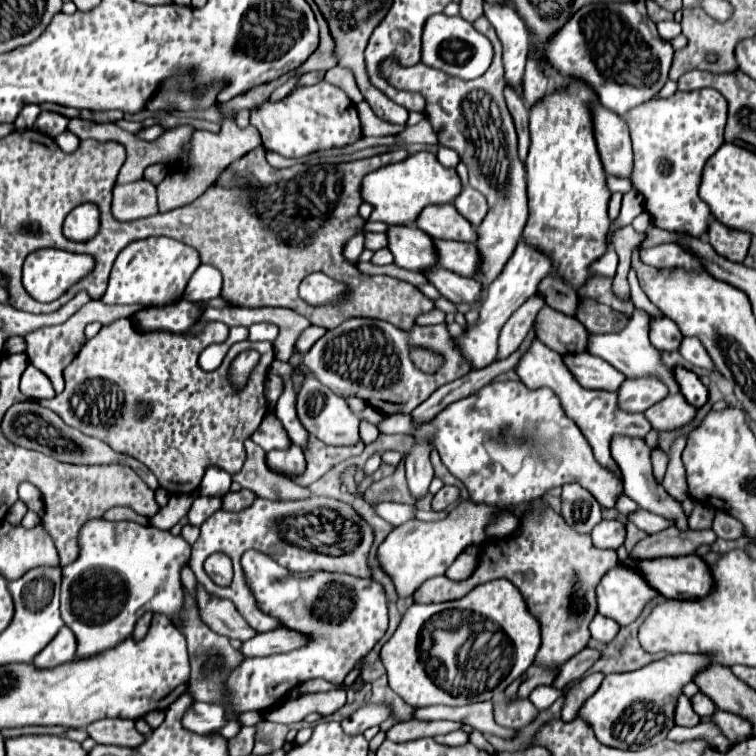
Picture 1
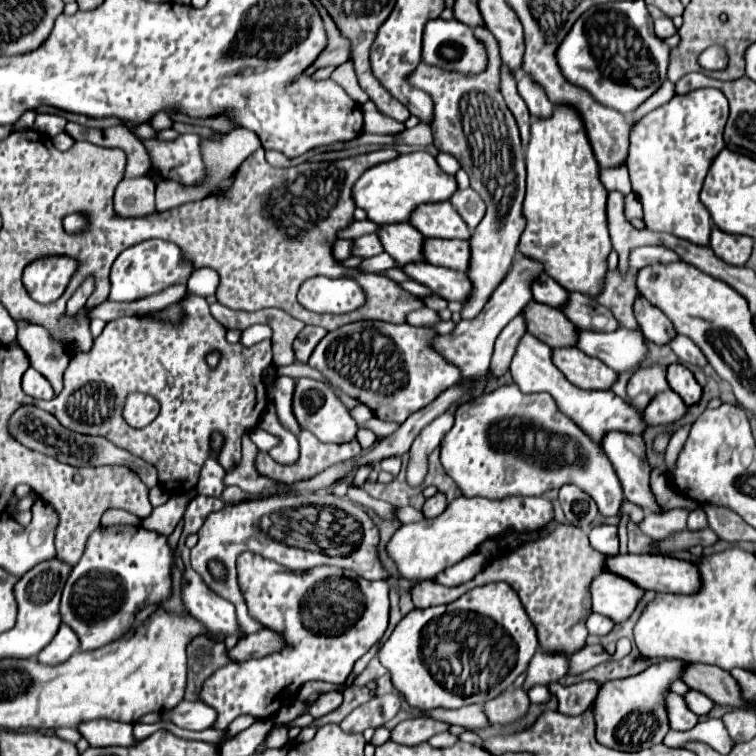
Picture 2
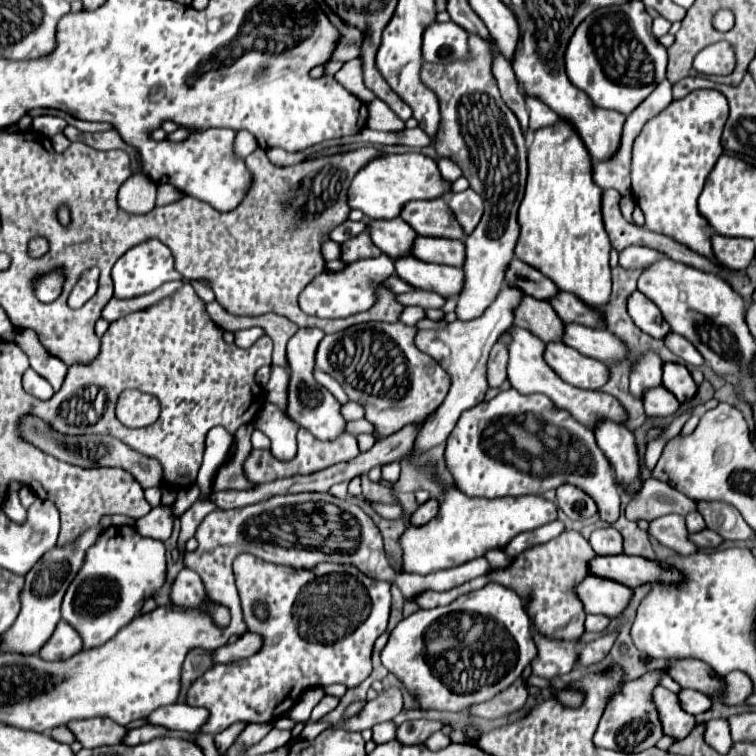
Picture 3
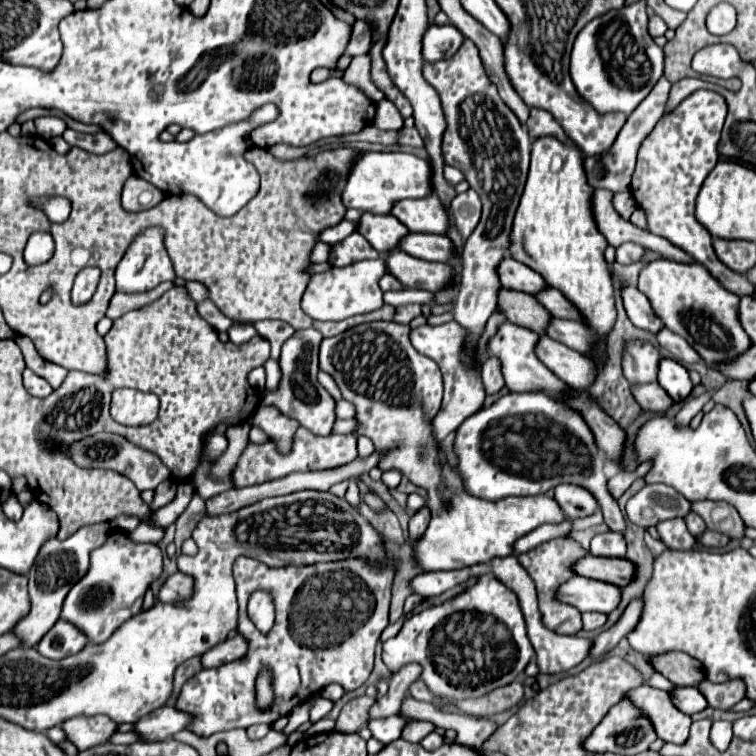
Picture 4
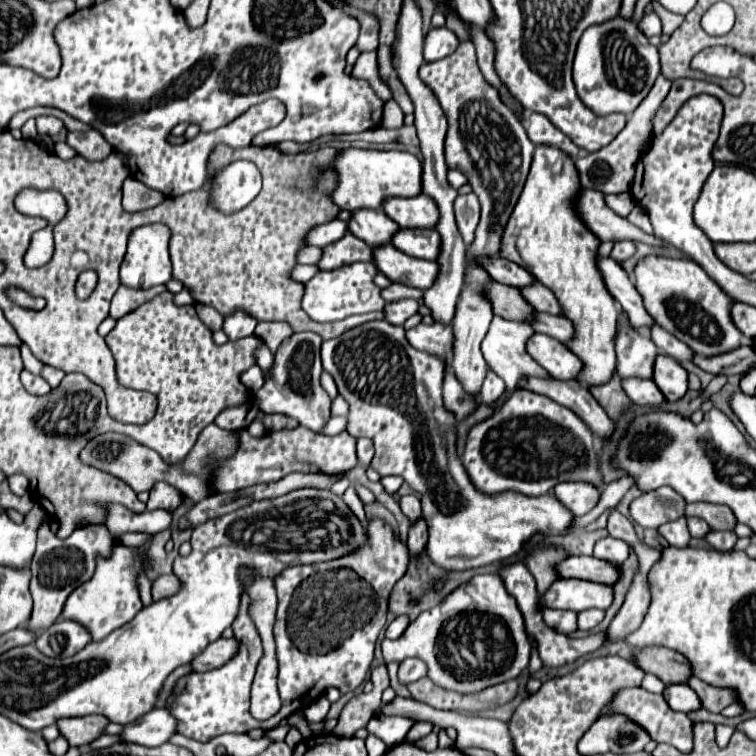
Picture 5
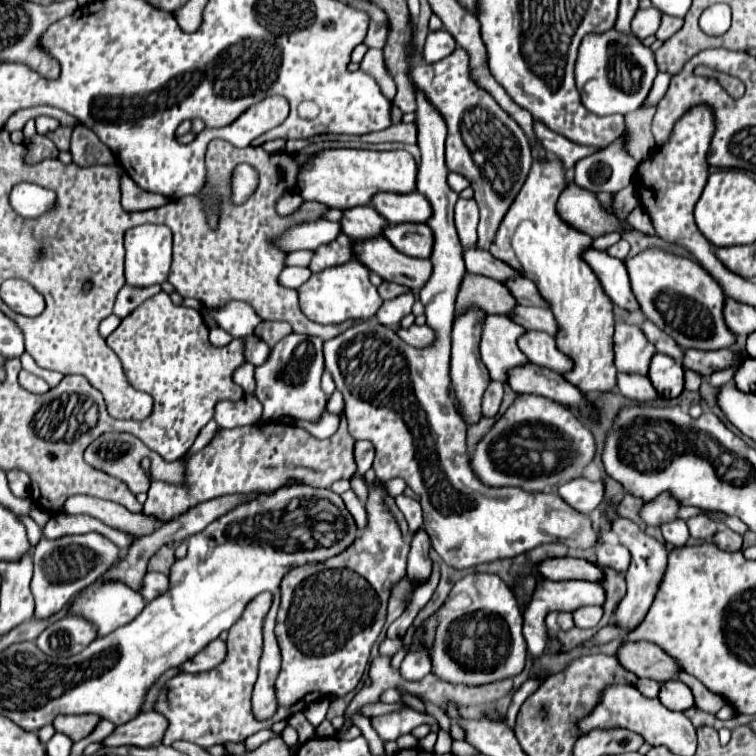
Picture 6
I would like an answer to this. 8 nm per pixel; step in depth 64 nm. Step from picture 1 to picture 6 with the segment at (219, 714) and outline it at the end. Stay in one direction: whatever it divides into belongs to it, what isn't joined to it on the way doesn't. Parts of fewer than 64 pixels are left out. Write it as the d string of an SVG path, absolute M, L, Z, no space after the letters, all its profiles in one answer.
M142 712L134 720L116 726L116 730L104 740L106 746L158 746L168 730L168 720L160 712Z

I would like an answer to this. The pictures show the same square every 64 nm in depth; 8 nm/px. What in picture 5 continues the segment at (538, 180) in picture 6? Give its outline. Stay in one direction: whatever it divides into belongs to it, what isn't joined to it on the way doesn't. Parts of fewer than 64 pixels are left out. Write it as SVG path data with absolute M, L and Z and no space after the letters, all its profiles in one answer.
M536 146L528 180L520 194L520 200L510 216L510 222L502 236L502 250L500 256L508 258L534 274L534 278L548 286L562 304L564 316L574 322L576 336L566 346L584 362L584 370L578 376L582 384L604 384L610 380L616 368L616 352L614 352L614 334L616 334L616 302L612 294L606 290L606 282L602 282L602 272L598 270L598 246L600 240L594 238L592 230L582 224L578 218L578 210L574 210L574 198L582 190L578 170L574 166L574 158L566 158L562 150L554 146Z

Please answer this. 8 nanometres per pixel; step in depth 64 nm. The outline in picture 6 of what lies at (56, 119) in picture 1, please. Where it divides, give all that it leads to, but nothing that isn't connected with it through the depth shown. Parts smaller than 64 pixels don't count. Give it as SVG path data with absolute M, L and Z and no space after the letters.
M38 116L38 118L36 118L36 128L38 128L40 134L48 134L48 132L56 130L58 126L60 126L60 124L58 124L56 118L48 118L48 116Z

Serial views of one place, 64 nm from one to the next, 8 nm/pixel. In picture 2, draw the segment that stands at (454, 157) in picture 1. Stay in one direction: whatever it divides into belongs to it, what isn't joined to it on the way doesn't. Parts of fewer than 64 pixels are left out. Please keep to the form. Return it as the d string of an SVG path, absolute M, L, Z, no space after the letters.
M440 152L440 154L436 156L436 160L438 160L440 168L442 168L444 172L448 172L448 174L456 174L456 172L458 172L458 168L460 168L460 162L458 162L452 154Z

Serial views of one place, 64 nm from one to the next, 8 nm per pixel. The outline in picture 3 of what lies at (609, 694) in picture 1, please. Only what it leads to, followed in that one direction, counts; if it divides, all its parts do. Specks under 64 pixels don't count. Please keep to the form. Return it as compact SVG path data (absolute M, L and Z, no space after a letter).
M666 668L650 670L644 676L618 686L614 696L608 698L606 710L600 718L598 730L594 734L596 746L620 750L620 752L642 752L642 750L656 746L656 742L664 734L662 734L662 722L658 718L658 710L654 710L654 702L650 702L650 692L654 692L654 688L660 684L662 676L666 676Z

